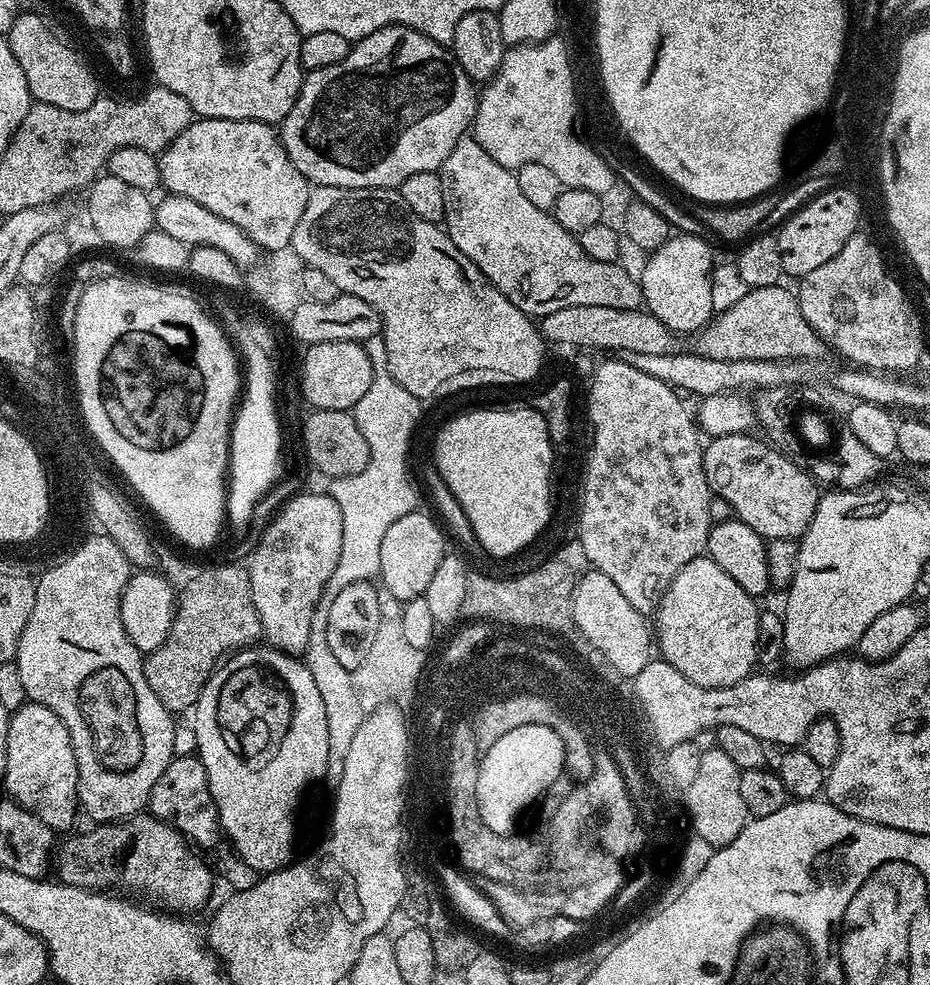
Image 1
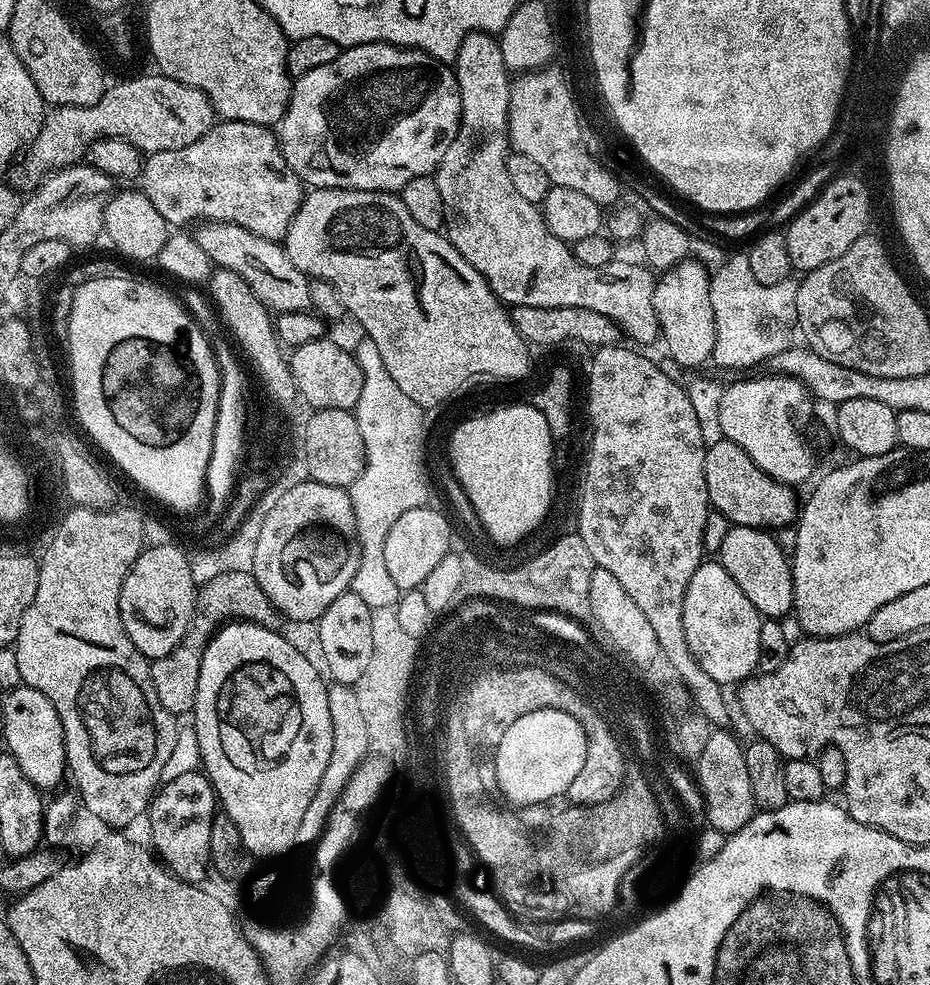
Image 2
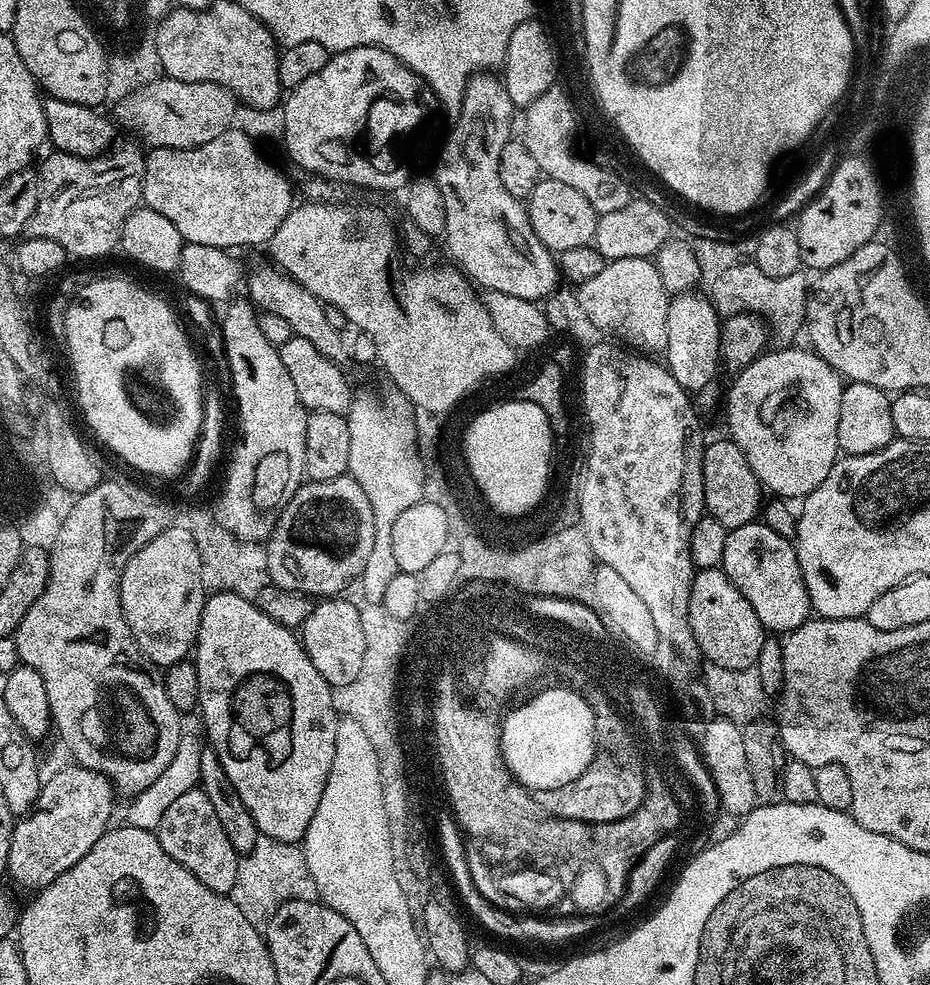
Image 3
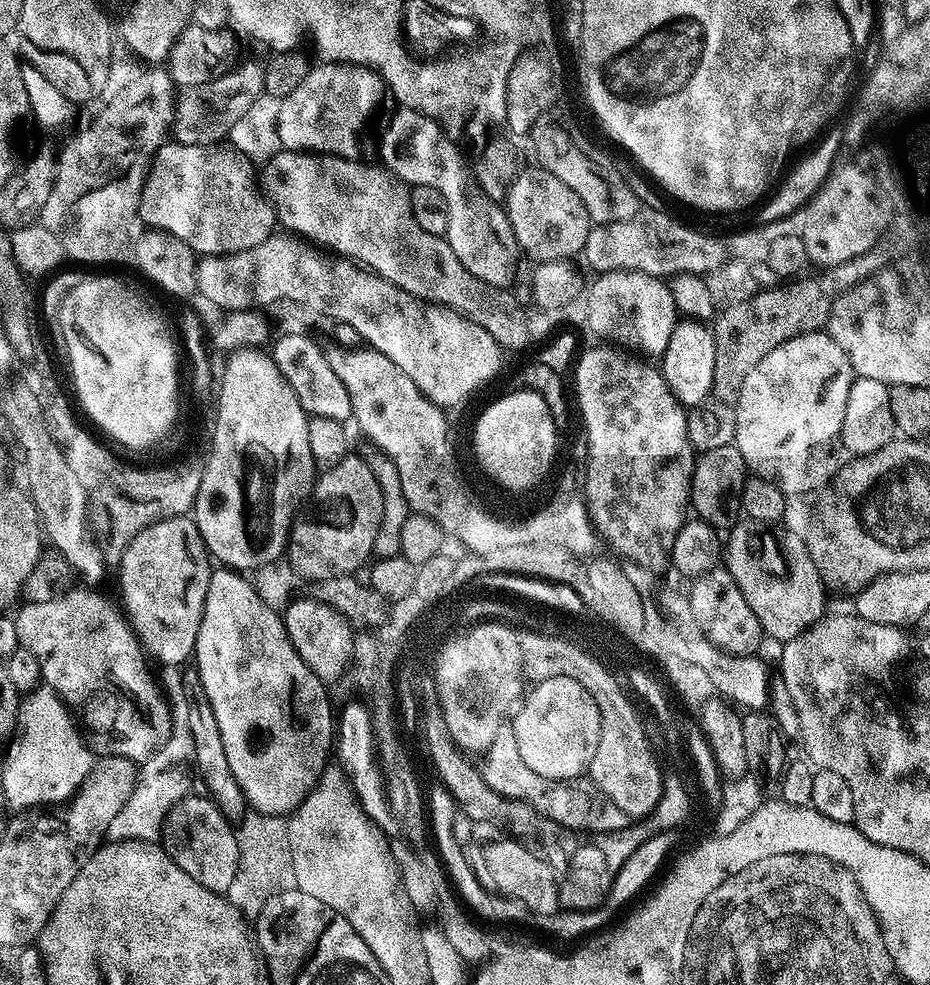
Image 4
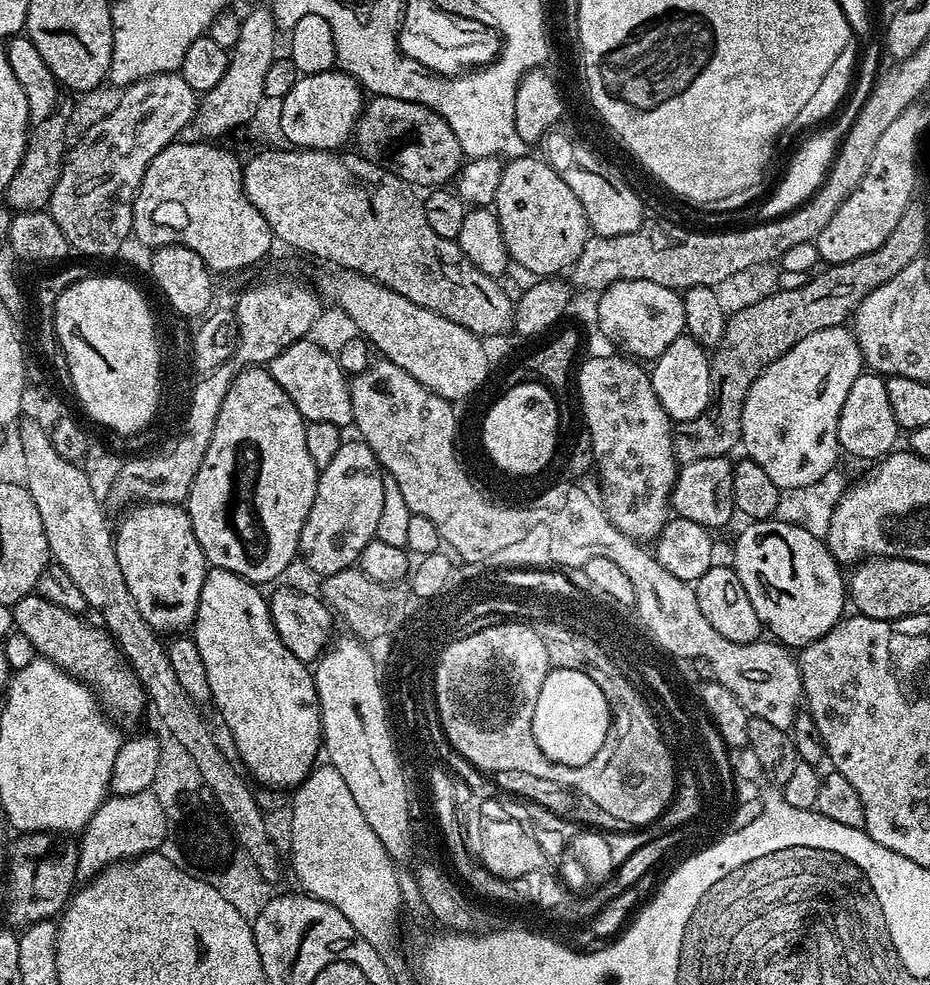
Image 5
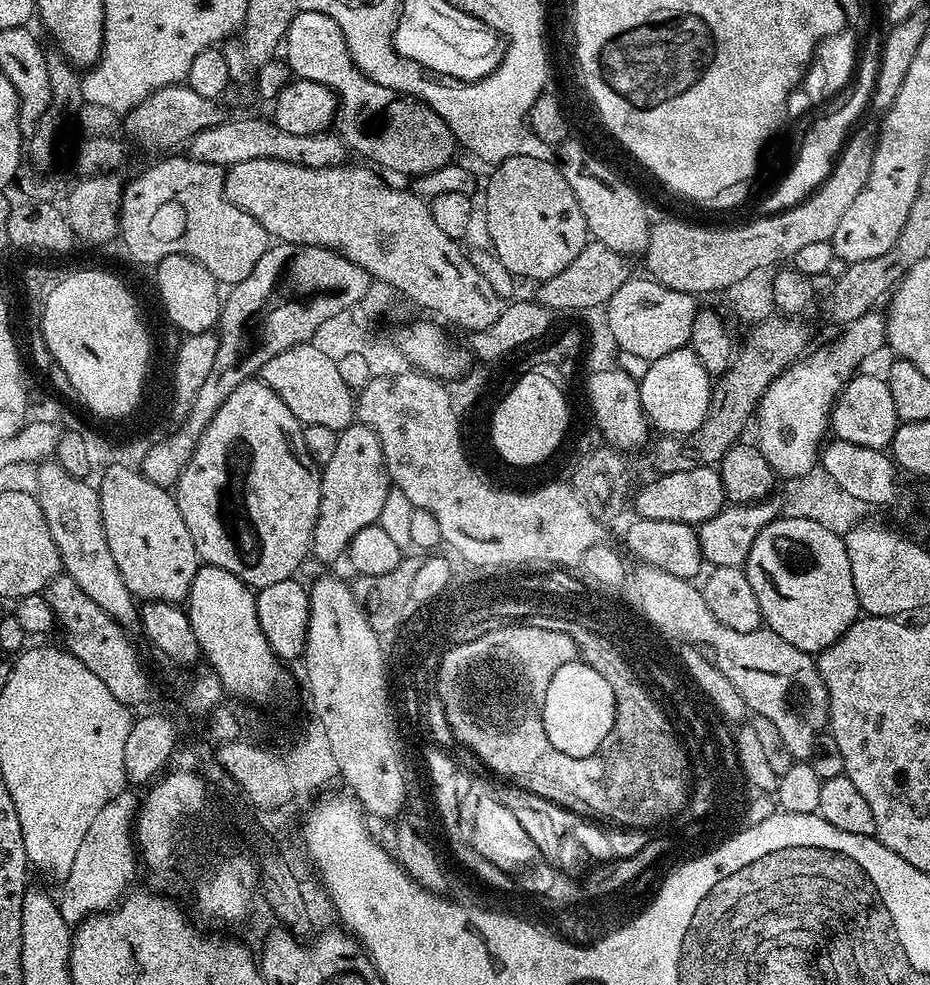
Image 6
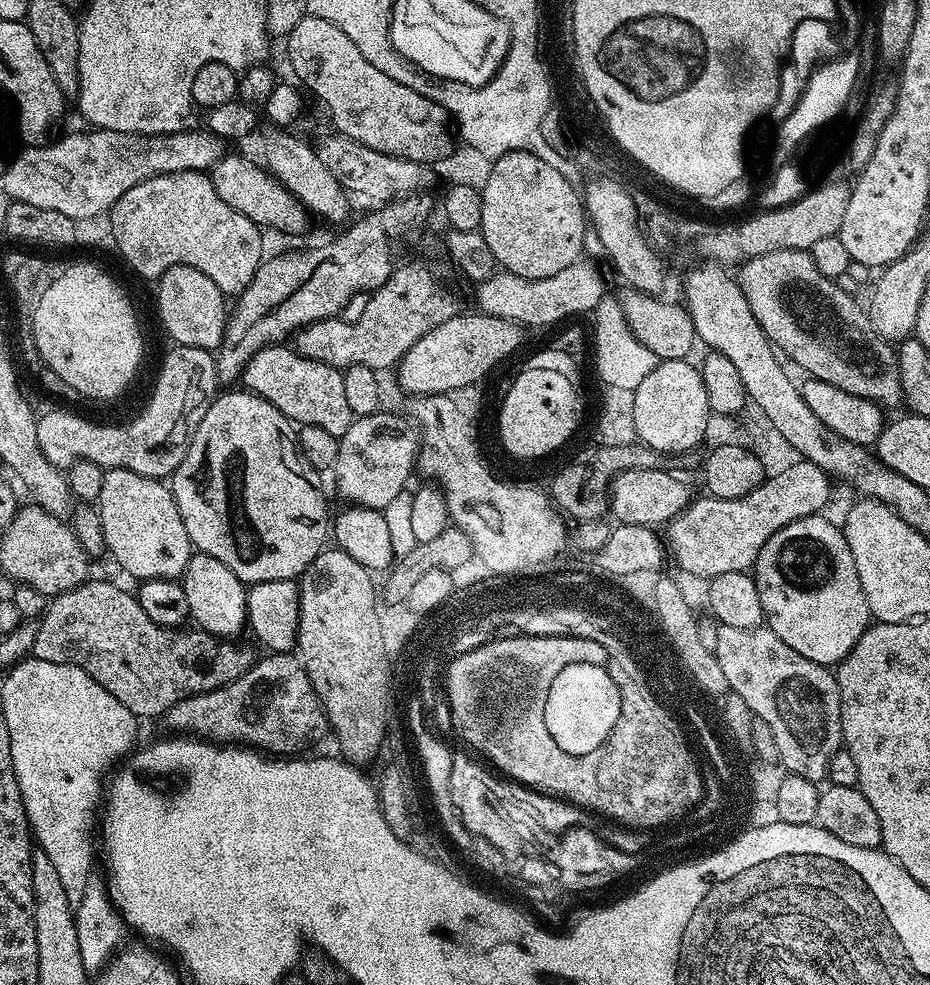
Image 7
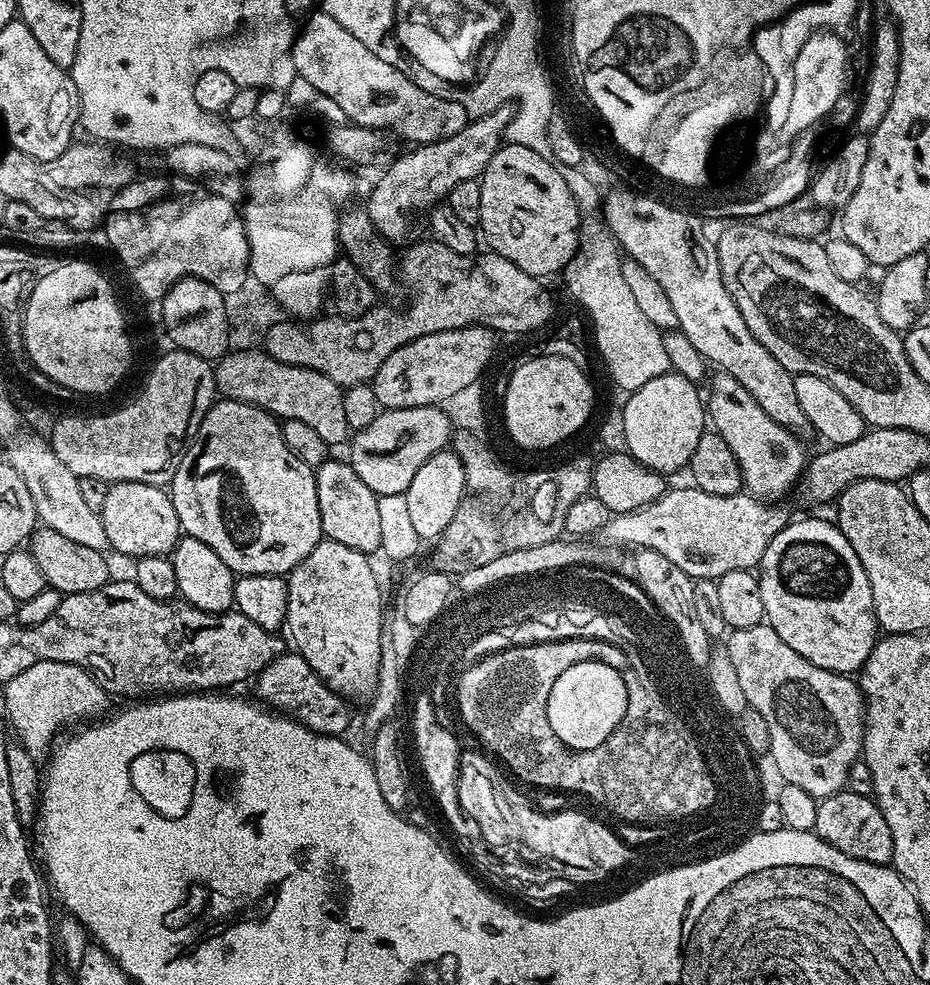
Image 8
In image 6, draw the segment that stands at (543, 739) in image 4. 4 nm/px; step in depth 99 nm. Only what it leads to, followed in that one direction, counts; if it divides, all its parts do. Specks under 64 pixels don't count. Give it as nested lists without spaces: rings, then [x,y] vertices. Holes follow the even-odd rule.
[[[585,662],[562,666],[544,695],[544,729],[546,738],[562,754],[592,756],[602,746],[615,725],[614,690],[597,670]]]

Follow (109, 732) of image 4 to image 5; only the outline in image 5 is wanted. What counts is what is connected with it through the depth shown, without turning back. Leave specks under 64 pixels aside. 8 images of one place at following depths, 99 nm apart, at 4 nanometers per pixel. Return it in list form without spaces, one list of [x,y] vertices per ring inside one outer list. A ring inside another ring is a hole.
[[[38,594],[24,596],[12,605],[12,613],[16,619],[15,631],[26,634],[41,657],[88,685],[100,707],[113,721],[136,720],[143,714],[144,706],[146,708],[144,688],[107,628],[83,620],[83,615],[62,610],[62,606],[50,603]]]

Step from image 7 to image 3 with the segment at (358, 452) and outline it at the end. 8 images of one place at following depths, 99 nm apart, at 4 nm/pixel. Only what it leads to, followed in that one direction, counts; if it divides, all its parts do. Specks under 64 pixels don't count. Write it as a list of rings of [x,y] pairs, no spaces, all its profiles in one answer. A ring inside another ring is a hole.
[[[350,475],[329,480],[308,480],[290,498],[282,510],[272,535],[266,541],[268,579],[282,590],[301,592],[313,598],[336,598],[348,583],[359,581],[362,570],[374,550],[374,510],[366,490]]]

